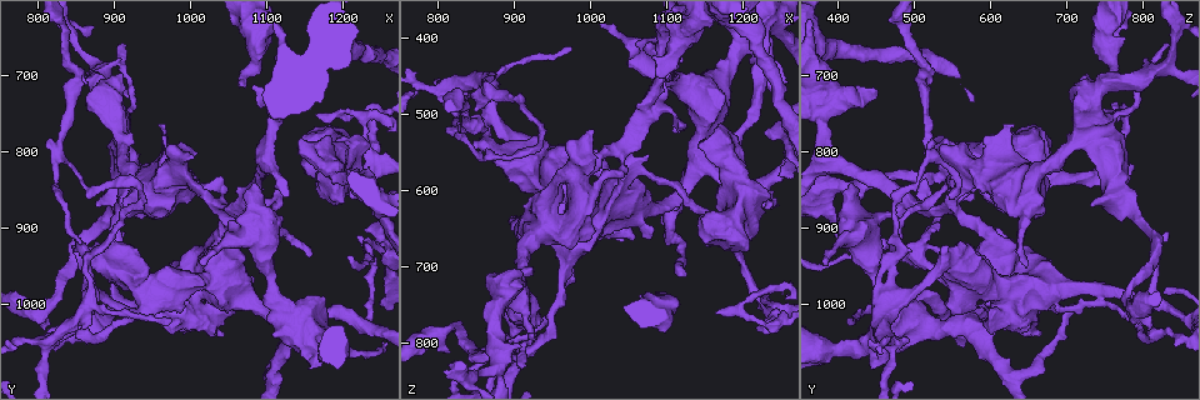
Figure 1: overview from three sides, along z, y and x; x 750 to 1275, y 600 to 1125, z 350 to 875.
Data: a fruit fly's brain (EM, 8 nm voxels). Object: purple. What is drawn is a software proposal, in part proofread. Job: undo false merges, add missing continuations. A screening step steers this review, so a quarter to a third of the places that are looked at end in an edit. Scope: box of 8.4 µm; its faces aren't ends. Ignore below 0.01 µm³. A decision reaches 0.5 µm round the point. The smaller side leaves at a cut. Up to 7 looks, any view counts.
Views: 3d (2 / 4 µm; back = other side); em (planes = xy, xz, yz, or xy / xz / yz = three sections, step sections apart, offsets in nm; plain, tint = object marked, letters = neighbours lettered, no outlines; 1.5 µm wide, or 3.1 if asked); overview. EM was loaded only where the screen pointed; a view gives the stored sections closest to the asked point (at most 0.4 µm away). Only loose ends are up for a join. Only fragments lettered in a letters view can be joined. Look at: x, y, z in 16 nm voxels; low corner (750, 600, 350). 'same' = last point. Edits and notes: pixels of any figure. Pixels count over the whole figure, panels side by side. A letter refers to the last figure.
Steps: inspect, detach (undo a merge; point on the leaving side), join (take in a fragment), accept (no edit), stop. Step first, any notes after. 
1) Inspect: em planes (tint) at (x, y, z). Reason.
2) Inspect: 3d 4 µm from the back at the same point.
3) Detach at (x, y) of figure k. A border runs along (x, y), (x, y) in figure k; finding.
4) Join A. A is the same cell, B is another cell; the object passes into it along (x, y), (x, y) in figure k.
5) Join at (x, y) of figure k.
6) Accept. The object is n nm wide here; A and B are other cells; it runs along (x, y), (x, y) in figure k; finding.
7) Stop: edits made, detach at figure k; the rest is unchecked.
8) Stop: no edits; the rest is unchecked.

Inspect: em yz step 4 (letters) at (1165, 750, 760). Thin end.

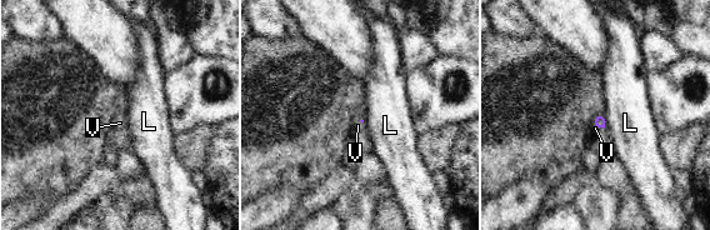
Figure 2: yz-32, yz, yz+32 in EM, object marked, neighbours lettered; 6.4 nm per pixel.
Inspect: em planes (letters) at the same point.

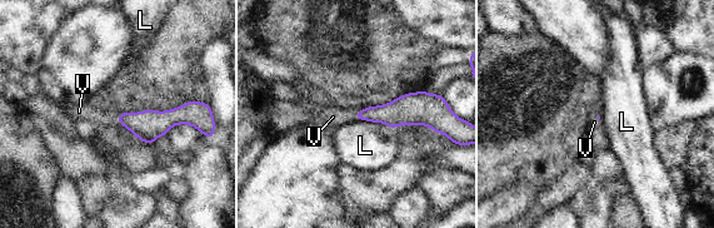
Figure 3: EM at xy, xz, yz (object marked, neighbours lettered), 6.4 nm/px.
Join V. V is the same cell, L is another cell; the object passes into it along (148, 125), (118, 120), (80, 112) in figure 3; it goes on there.

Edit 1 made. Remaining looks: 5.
Inspect: overview.

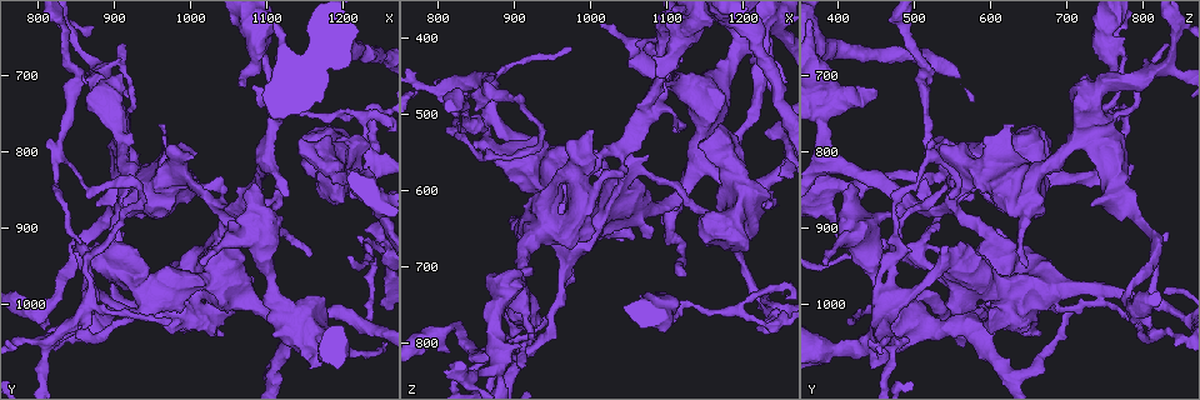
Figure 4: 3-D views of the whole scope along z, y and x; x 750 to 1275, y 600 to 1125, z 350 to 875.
Inspect: 3d 2 µm at (1125, 1005, 715). Tapers out.

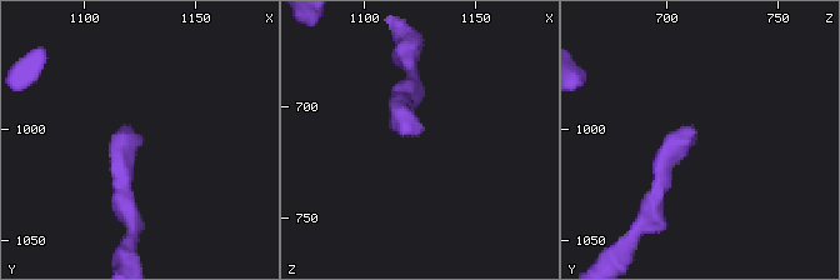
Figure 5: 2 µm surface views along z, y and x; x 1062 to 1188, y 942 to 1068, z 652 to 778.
Inspect: em xz step 8 (tint) at (1122, 1003, 711).

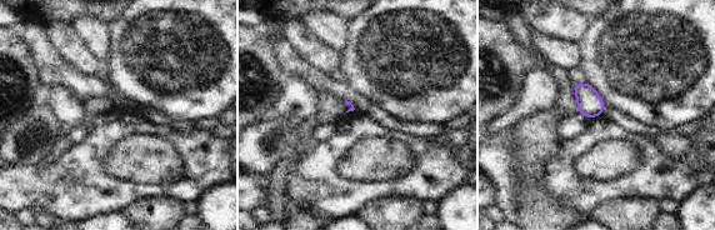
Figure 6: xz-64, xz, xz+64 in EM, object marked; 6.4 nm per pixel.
Inspect: em planes (letters) at the same point. Cut it another way.

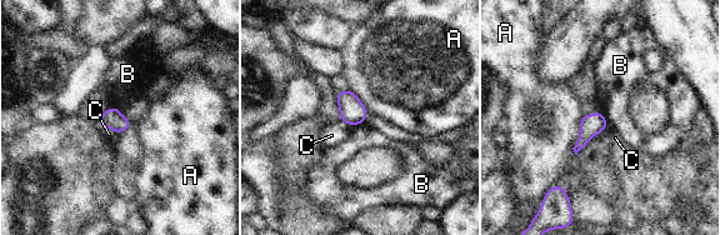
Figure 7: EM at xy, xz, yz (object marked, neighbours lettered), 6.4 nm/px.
Accept. A, B and C are other cells; a border runs along (600, 110), (608, 125) in figure 7; no lettered fragment goes on from it.

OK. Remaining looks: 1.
Stop: edits made, join at figure 3; the rest is unchecked.

